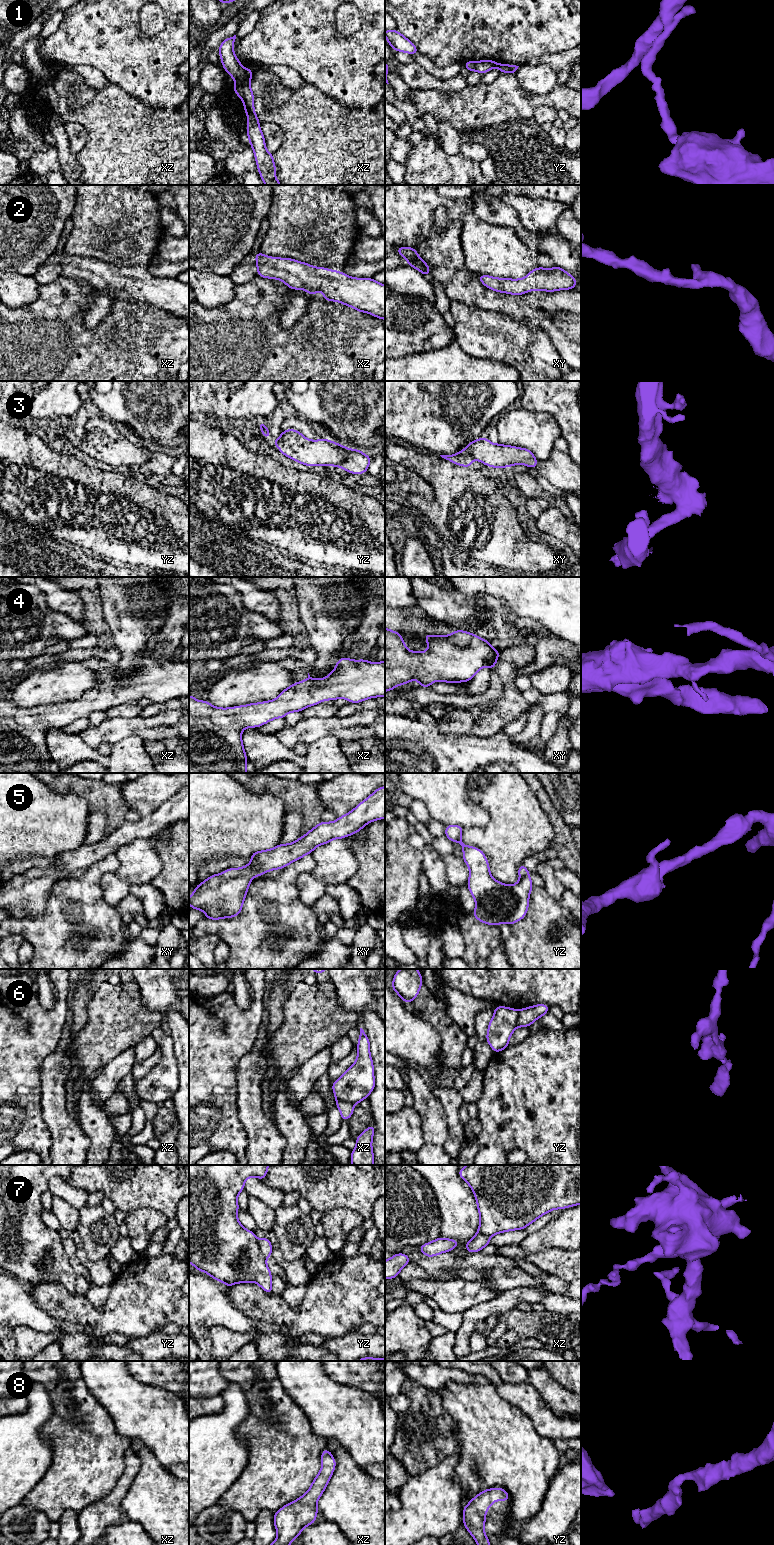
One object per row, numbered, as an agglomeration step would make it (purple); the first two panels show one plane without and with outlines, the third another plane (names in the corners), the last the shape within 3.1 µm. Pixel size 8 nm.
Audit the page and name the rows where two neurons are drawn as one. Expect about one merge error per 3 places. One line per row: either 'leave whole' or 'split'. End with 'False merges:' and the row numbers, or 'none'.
1: split
2: leave whole
3: leave whole
4: leave whole
5: leave whole
6: split
7: split
8: leave whole
False merges: 1, 6, 7

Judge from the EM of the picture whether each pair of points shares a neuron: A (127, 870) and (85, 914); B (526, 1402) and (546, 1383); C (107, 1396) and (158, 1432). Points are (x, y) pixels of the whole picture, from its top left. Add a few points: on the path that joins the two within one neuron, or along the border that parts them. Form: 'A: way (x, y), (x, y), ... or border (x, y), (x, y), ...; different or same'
A: border (114, 854), (118, 860), (118, 869), (116, 871); different
B: border (525, 1381), (540, 1395), (551, 1410); different
C: way (120, 1398), (142, 1420), (145, 1420); same

